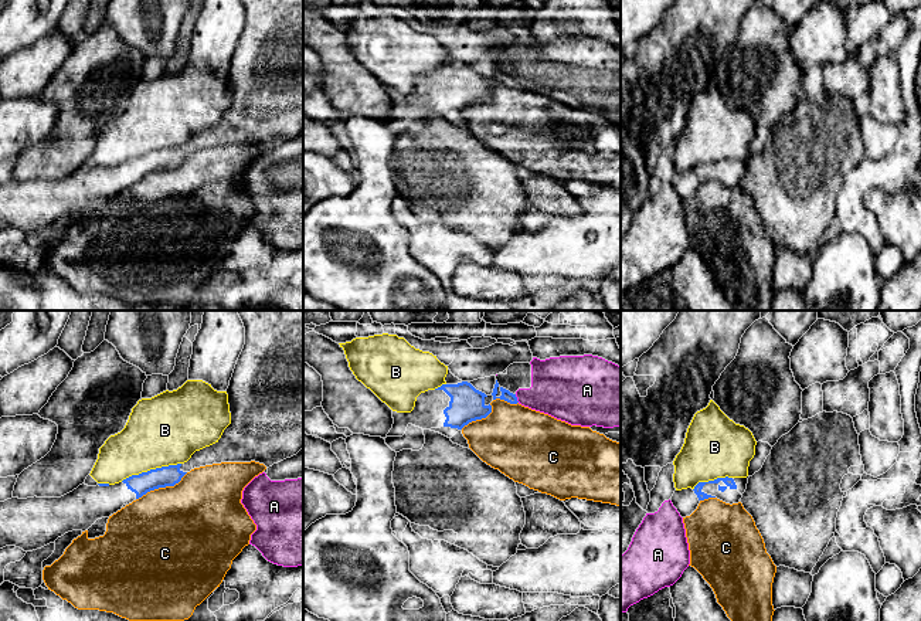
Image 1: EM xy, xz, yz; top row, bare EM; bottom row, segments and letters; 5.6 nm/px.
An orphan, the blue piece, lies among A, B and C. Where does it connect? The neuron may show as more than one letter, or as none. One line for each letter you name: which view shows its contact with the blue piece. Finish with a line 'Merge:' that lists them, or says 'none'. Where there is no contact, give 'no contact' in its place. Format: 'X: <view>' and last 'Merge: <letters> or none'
Merge: none

